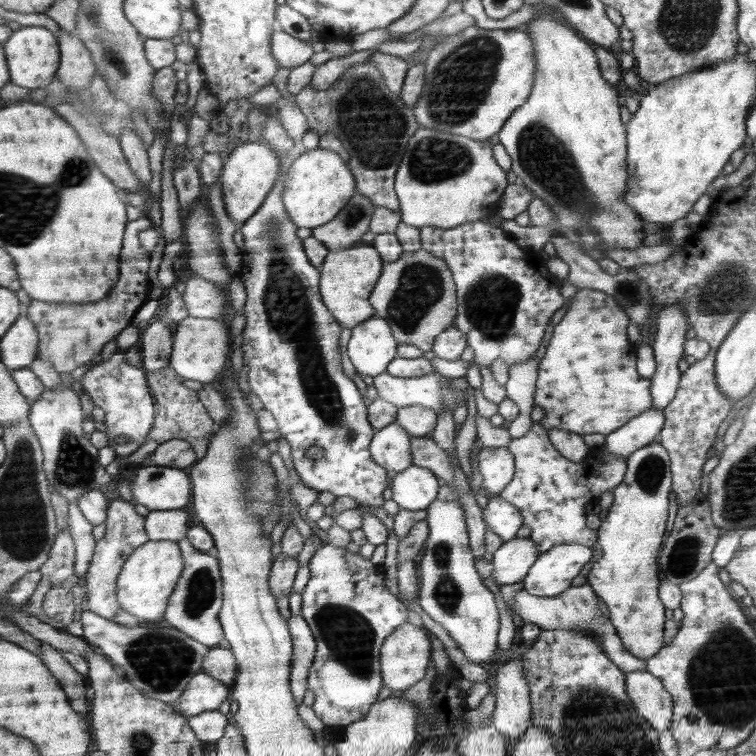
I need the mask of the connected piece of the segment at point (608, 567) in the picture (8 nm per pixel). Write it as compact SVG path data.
M658 441L632 452L627 458L628 472L624 482L611 494L613 504L606 512L598 531L602 556L592 564L587 582L614 625L625 649L649 659L664 646L664 604L658 600L656 556L662 544L668 504L671 473L668 451Z

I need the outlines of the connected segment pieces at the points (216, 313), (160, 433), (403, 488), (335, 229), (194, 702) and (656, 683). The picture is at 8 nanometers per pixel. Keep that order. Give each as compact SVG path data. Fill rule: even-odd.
M200 276L190 278L182 295L188 316L220 319L226 308L226 292Z
M170 364L158 371L150 371L148 376L150 376L150 387L153 388L157 407L162 408L157 411L157 420L149 440L161 443L172 439L184 439L192 446L197 460L204 458L210 440L213 440L214 434L220 430L221 426L209 415L208 409L202 404L200 393L186 387L186 384L182 383L183 378L178 376Z
M414 464L396 474L390 486L392 500L410 511L428 509L437 500L438 488L438 476Z
M356 193L330 222L312 229L311 235L330 251L352 247L369 231L375 207L370 197Z
M200 670L190 679L184 694L176 700L175 710L186 718L200 715L204 711L217 710L226 696L228 686Z
M646 670L626 673L626 692L634 703L639 716L644 717L658 732L664 732L673 724L673 695L665 688L664 681Z

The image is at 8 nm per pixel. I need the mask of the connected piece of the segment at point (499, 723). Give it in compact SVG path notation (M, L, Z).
M522 656L508 661L496 671L496 702L490 724L515 745L531 724L530 688L522 672Z

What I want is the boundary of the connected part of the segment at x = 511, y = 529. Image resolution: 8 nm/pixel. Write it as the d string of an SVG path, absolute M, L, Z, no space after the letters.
M498 496L490 498L481 512L486 528L503 542L515 538L518 529L523 525L516 508Z

